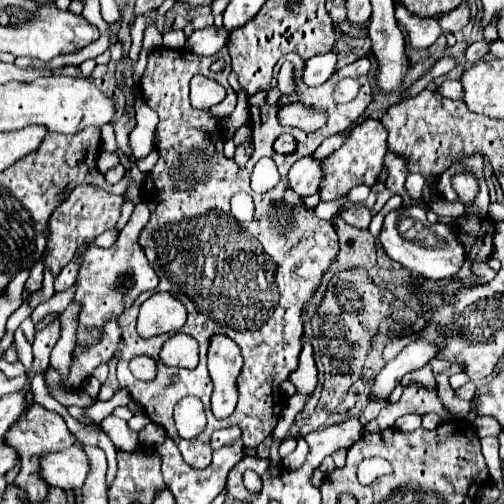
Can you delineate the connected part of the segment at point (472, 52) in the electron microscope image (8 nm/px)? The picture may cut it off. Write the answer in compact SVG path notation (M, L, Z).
M482 39L480 43L472 43L472 45L468 47L468 51L466 51L466 59L472 61L472 63L478 61L478 59L482 59L484 55L488 55L490 45L492 45L492 43L488 43L486 39Z

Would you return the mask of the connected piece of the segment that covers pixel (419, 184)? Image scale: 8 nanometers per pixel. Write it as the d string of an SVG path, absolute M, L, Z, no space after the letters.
M410 173L407 176L405 187L411 198L423 199L423 188L426 183L426 179L417 173Z

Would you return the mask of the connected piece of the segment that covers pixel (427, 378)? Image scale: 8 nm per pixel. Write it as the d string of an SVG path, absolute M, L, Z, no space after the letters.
M430 365L422 367L422 371L414 371L406 374L400 383L404 388L406 385L410 385L410 381L418 381L420 385L430 387L430 389L434 389L434 387L436 387L436 383L434 383L434 375L432 375L432 367L430 367Z

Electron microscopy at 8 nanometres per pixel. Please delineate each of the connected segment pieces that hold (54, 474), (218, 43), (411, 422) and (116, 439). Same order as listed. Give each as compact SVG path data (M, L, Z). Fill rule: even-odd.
M72 445L58 453L46 453L40 459L42 481L66 491L80 489L86 481L88 469L88 457L78 445Z
M214 25L210 29L202 29L202 31L194 31L188 39L184 49L190 49L196 55L214 55L218 49L222 49L228 41L228 35L220 29L216 29Z
M414 413L404 415L404 417L396 419L394 427L398 427L400 431L414 431L416 427L420 427L420 415L414 415Z
M110 415L102 421L102 427L108 433L108 437L112 439L112 443L116 445L116 449L134 451L134 447L138 447L138 433L134 433L126 421Z

